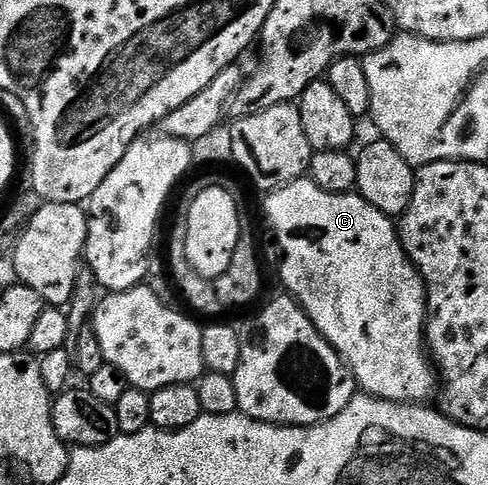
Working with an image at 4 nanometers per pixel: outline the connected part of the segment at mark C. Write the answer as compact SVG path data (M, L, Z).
M308 177L270 191L264 198L265 215L285 254L281 259L284 290L296 299L319 333L338 351L353 372L358 388L364 394L392 403L424 404L439 383L425 342L425 283L403 249L394 220L372 207L360 193L327 193Z

